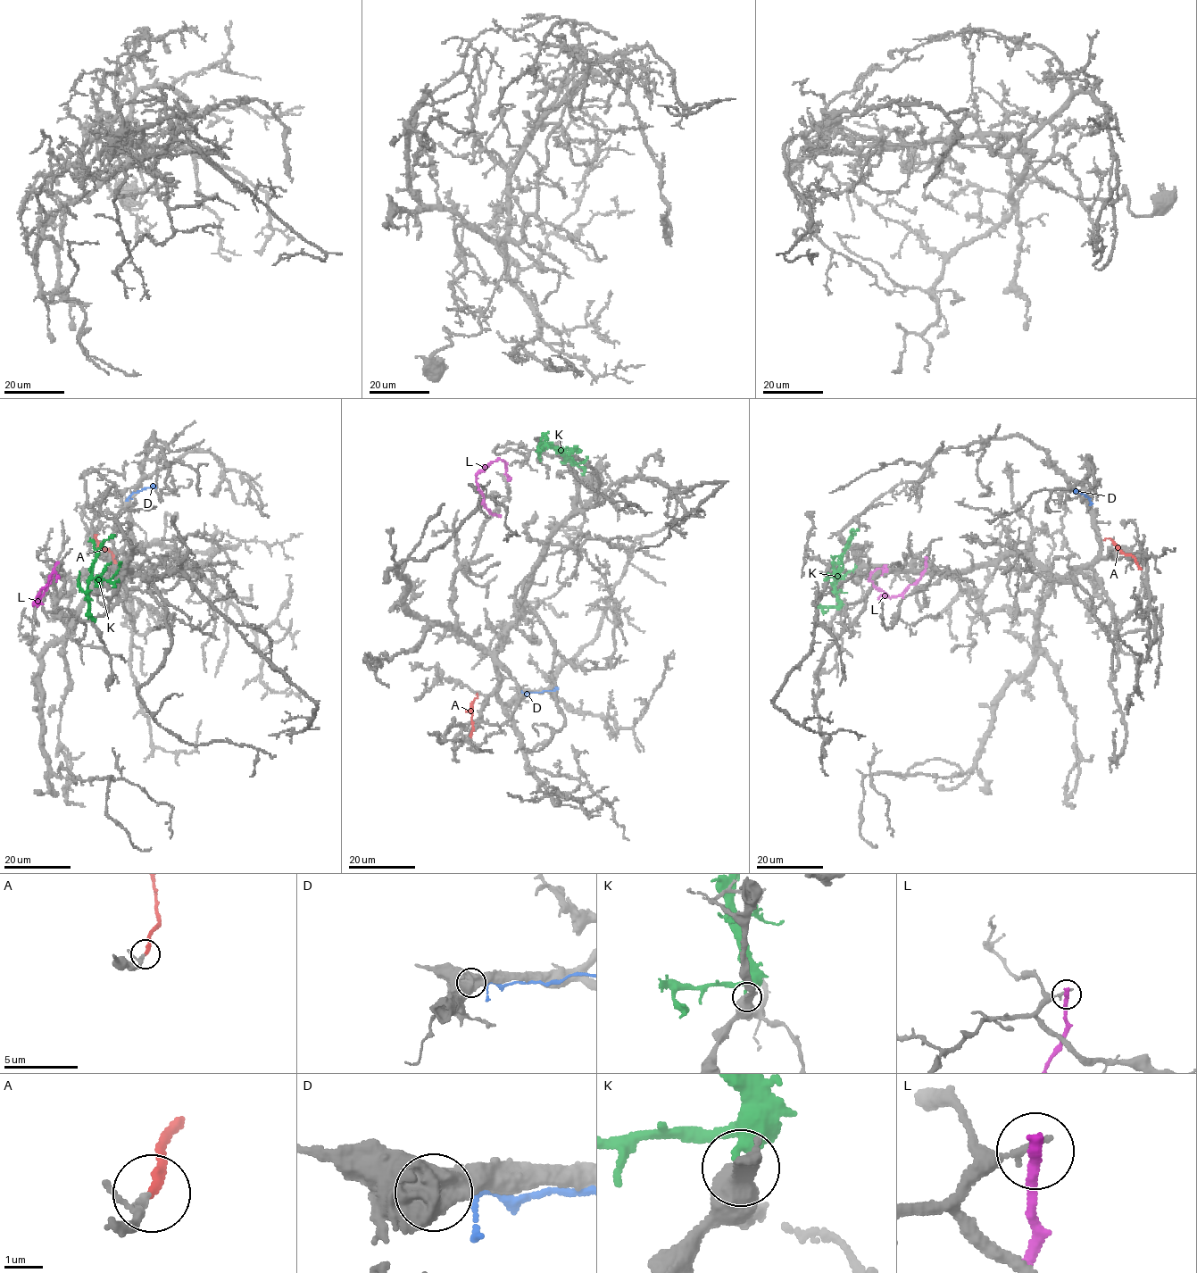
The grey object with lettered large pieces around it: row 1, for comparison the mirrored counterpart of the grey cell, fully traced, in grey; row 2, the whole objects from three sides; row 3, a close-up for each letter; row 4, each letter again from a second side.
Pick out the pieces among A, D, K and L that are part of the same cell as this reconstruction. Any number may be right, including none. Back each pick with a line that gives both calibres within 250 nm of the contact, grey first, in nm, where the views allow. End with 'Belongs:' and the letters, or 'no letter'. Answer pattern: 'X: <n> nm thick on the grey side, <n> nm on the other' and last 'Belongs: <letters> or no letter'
A: 170 nm thick on the grey side, 200 nm on the other
Belongs: A

